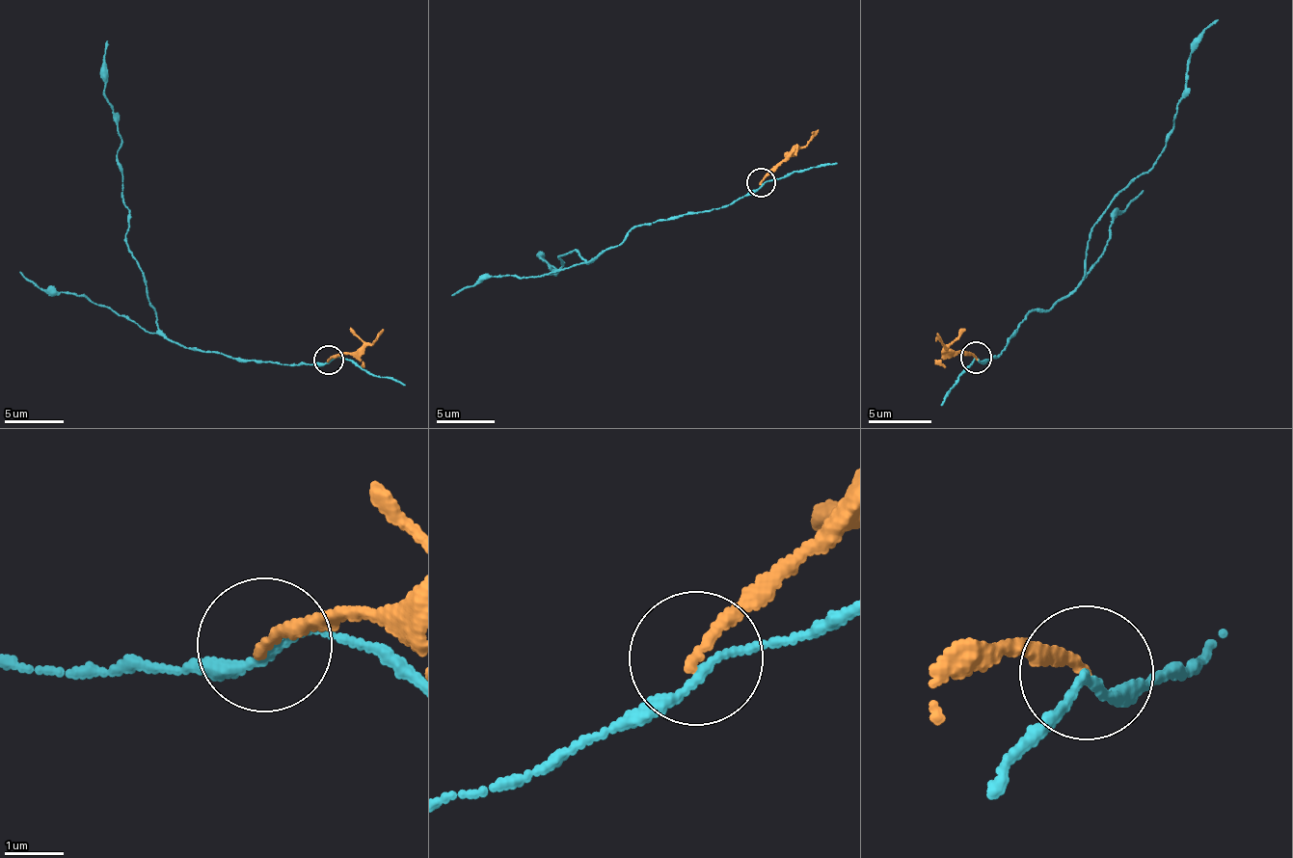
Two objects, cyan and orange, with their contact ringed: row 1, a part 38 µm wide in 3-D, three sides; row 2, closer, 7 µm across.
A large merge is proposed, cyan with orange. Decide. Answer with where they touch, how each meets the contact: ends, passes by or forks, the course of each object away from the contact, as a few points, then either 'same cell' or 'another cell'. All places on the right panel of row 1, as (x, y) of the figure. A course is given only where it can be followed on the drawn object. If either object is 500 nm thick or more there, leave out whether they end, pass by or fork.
(976, 357) | cyan passes by | orange ends | cyan via (977, 358), (1000, 356), (1026, 313), (1059, 302), (1085, 275), (1091, 227), (1152, 166), (1191, 41), (1219, 21) | orange via (977, 358), (953, 352), (936, 334) | another cell

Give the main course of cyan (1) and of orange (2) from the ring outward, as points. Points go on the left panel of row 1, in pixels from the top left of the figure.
1: (329, 360), (207, 352), (158, 329), (127, 247), (108, 40)
2: (329, 360), (358, 351), (384, 330)

